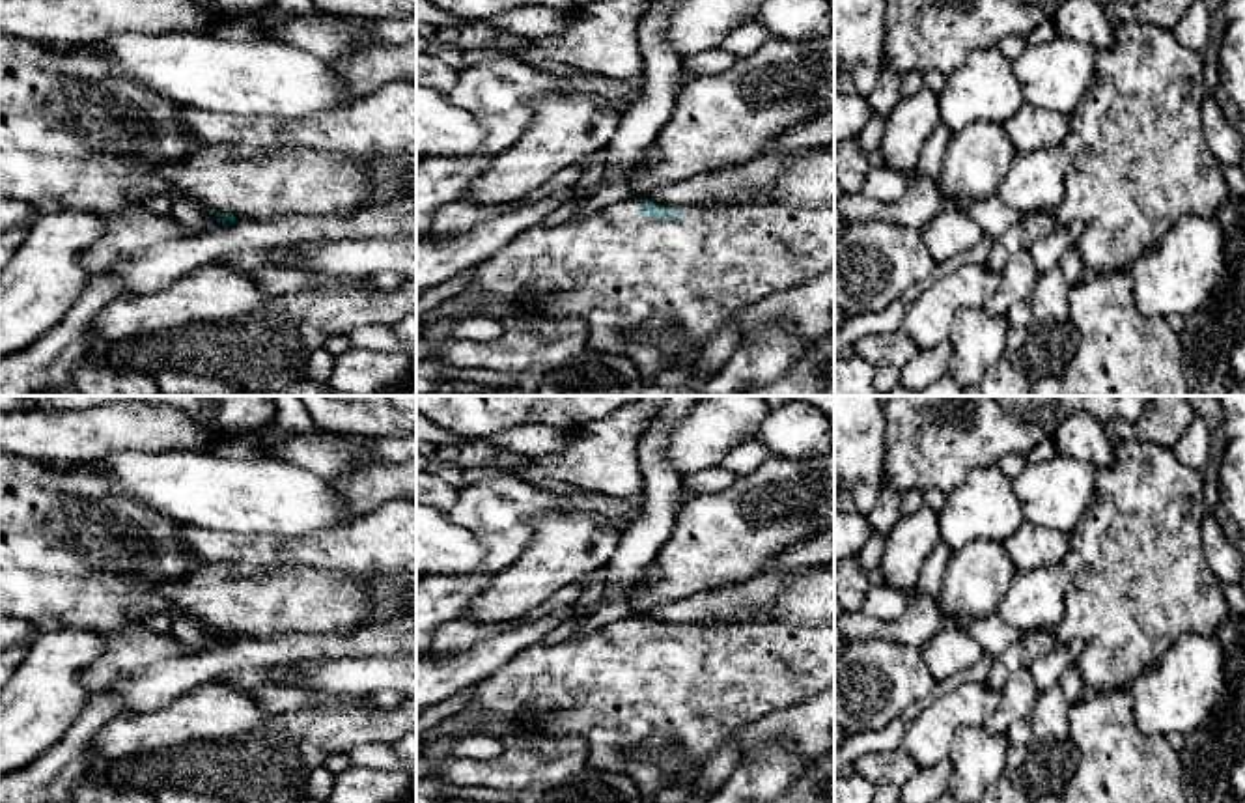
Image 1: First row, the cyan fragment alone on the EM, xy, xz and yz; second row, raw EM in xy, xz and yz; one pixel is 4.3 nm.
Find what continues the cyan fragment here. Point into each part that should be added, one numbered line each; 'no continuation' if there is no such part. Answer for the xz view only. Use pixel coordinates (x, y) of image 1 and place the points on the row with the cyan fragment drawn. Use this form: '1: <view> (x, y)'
1: xz (616, 269)

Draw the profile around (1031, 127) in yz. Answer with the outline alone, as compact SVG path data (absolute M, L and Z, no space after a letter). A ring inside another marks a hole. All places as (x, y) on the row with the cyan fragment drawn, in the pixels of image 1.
M1027 103L1002 123L1015 153L1060 146L1068 134L1068 116Z

